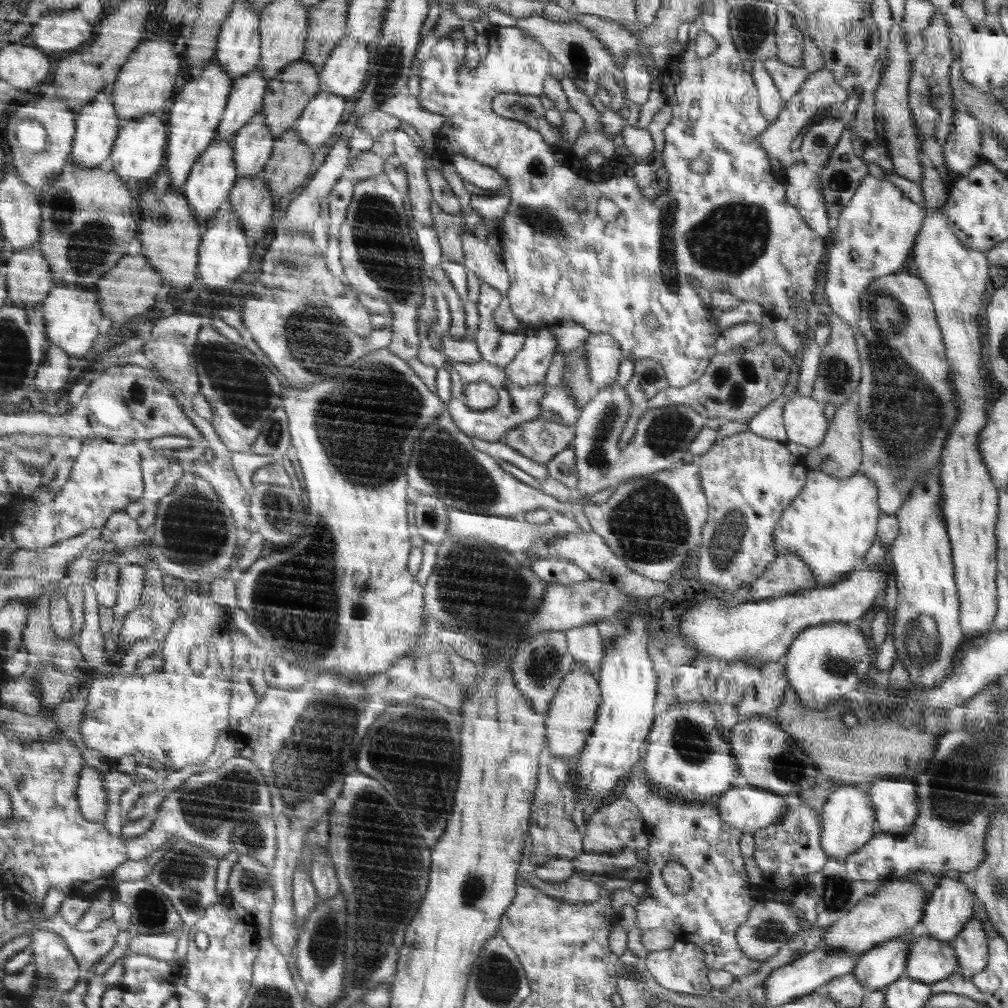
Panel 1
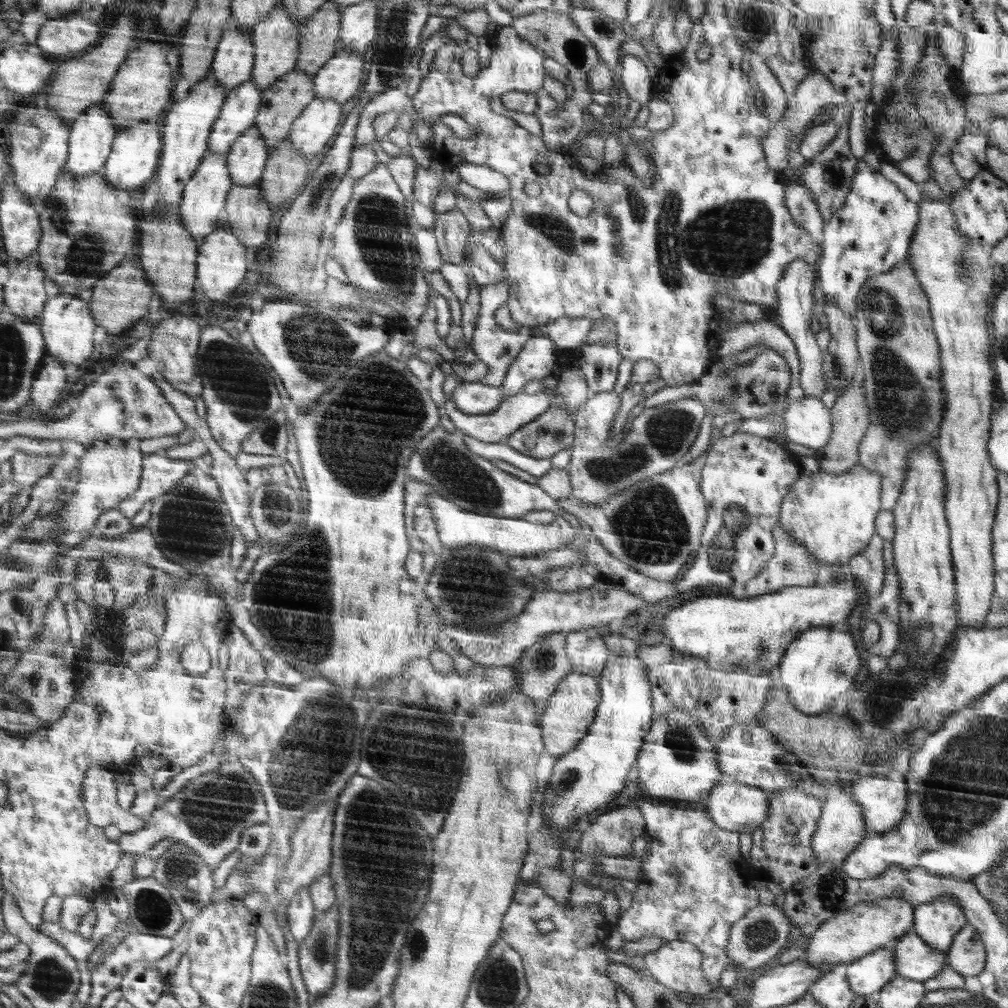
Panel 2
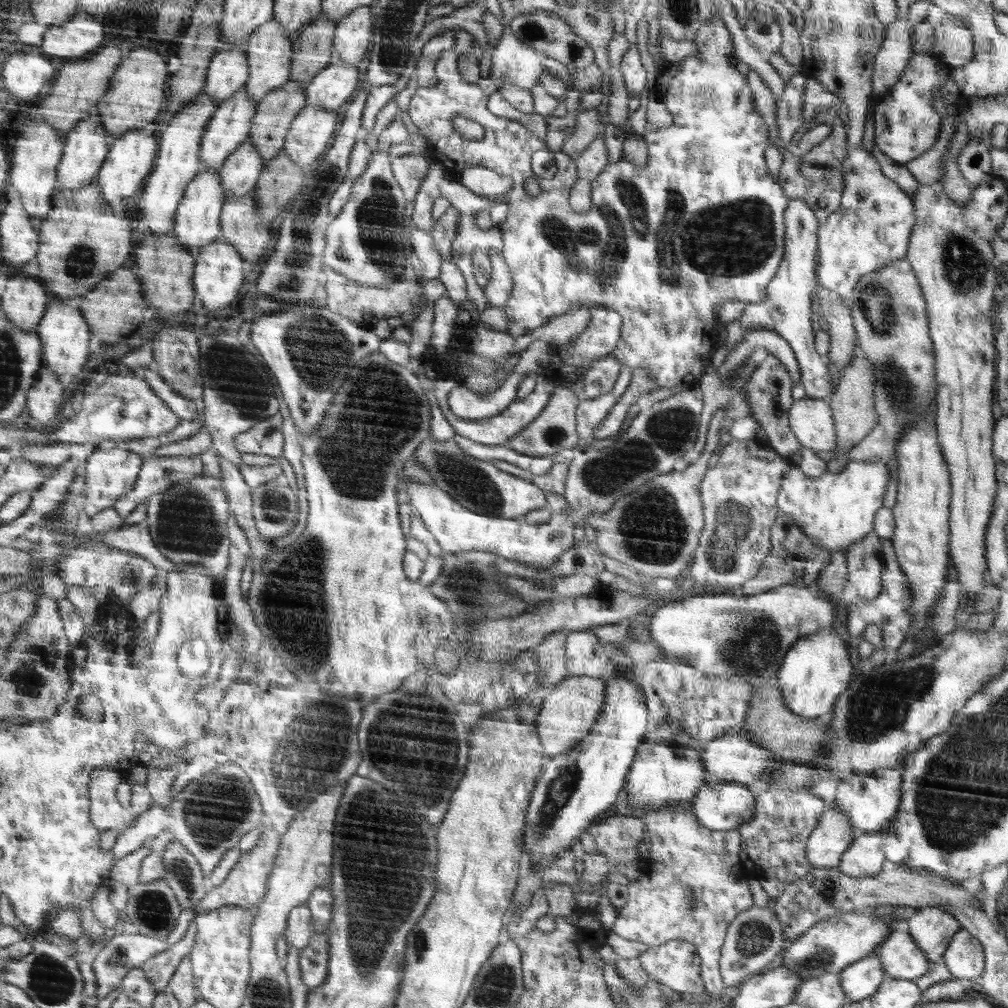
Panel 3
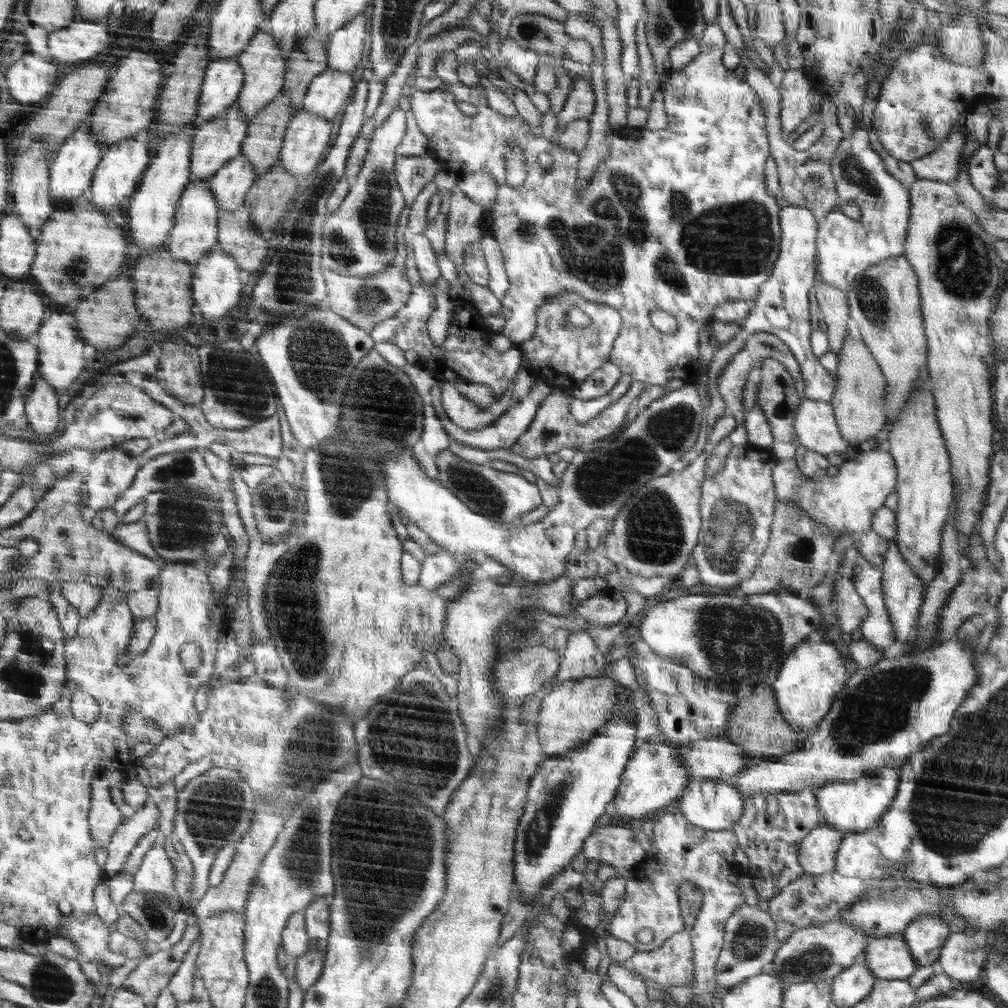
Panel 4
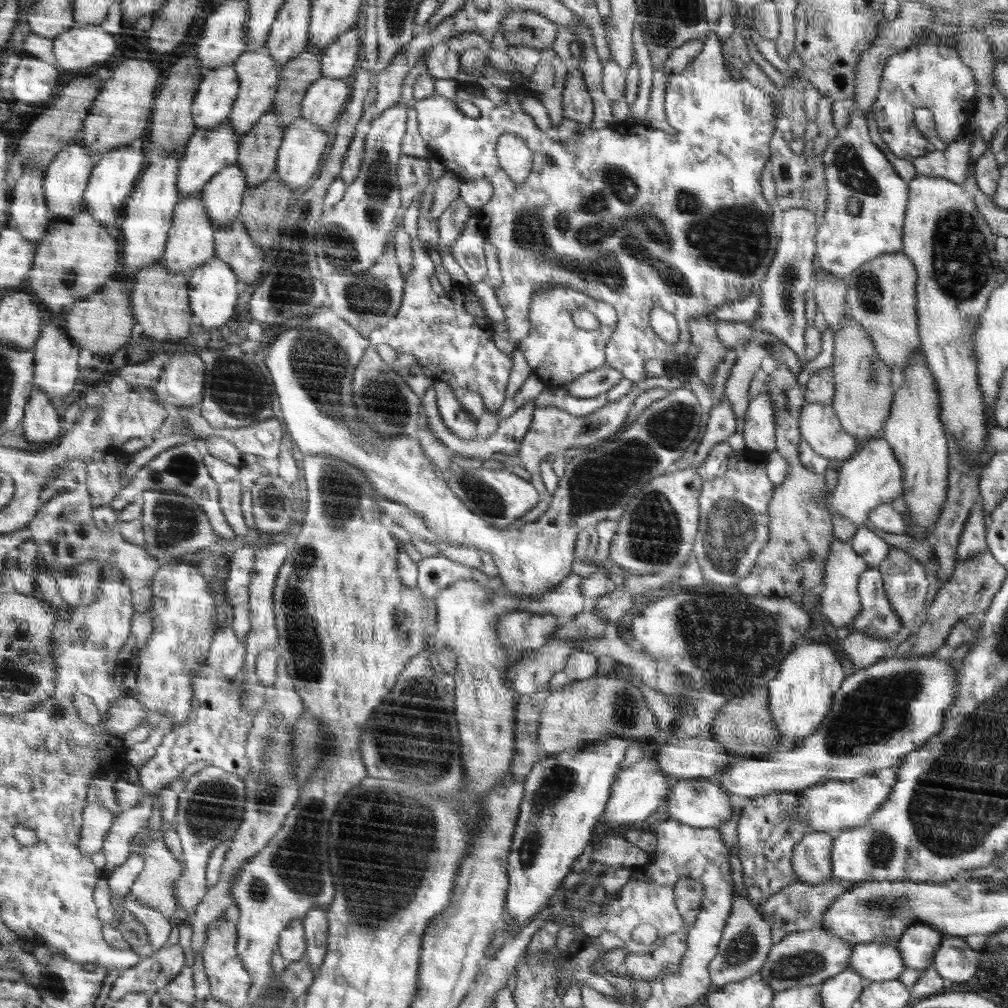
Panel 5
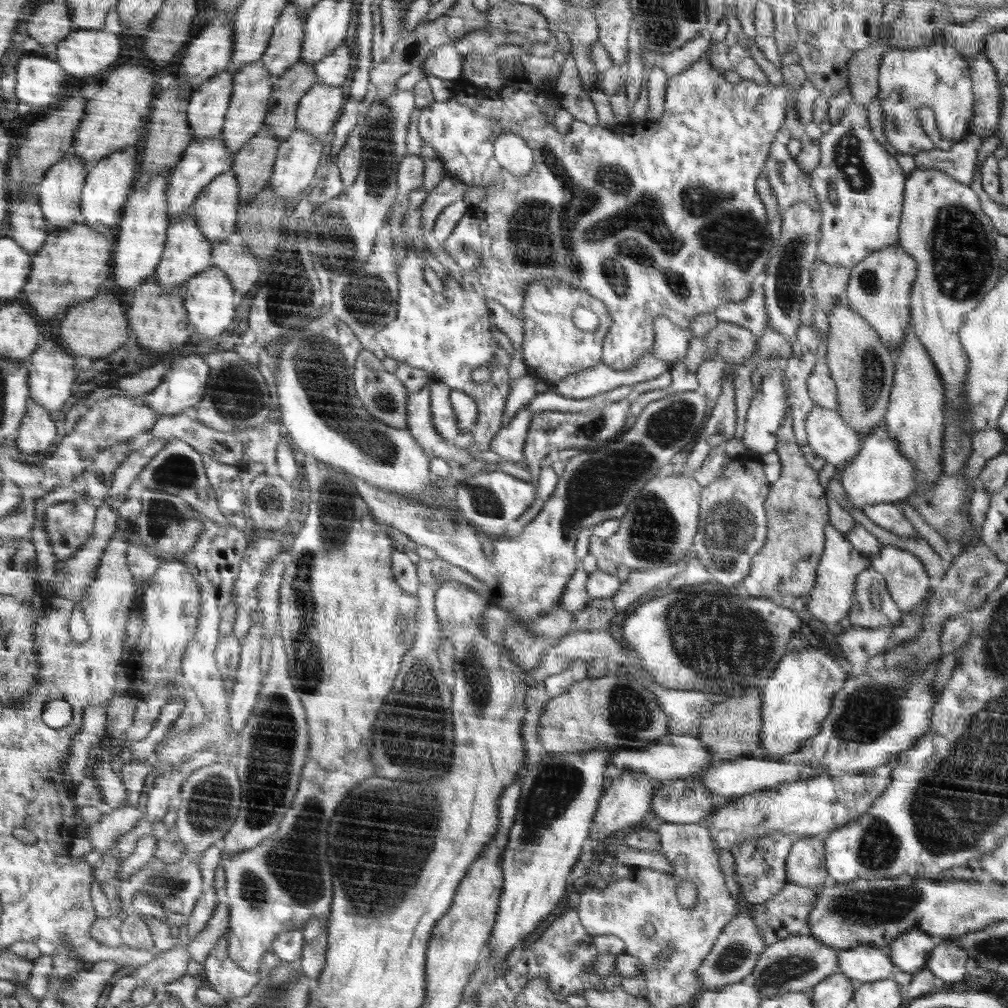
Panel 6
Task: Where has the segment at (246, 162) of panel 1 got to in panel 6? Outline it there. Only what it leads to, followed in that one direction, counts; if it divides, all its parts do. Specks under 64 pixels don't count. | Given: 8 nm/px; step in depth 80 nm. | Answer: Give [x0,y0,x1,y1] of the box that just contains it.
[193,170,240,248]

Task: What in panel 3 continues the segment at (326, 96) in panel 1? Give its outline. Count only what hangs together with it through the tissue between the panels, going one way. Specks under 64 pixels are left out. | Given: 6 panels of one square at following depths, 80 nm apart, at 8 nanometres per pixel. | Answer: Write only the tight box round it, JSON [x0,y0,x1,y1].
[283,106,336,168]

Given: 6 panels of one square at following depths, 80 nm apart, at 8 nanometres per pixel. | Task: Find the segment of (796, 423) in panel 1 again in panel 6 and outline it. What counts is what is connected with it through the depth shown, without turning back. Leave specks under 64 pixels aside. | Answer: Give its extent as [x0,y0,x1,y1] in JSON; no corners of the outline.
[805,406,862,465]

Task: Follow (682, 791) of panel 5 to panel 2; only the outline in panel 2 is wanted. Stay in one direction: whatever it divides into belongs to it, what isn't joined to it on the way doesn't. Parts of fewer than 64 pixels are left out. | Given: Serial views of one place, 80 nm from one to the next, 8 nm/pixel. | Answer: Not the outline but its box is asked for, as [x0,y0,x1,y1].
[704,781,771,833]

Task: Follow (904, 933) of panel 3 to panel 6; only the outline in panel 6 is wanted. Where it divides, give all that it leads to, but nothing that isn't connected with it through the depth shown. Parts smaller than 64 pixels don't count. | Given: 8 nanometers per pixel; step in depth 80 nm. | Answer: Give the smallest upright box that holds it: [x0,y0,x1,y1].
[837,945,894,985]

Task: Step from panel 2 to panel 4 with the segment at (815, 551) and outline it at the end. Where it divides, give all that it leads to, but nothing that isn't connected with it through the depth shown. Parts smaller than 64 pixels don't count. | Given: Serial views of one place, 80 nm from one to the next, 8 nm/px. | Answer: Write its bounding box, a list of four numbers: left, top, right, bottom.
[775,440,898,540]

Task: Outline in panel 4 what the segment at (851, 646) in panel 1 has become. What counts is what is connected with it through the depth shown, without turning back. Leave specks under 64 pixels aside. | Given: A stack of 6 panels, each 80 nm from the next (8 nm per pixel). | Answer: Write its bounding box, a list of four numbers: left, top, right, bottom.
[771,640,846,734]

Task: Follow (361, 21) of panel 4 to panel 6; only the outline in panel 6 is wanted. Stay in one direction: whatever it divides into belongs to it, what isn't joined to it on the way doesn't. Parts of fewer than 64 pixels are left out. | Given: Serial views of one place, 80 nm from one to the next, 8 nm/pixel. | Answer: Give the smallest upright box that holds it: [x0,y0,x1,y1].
[315,45,353,86]

